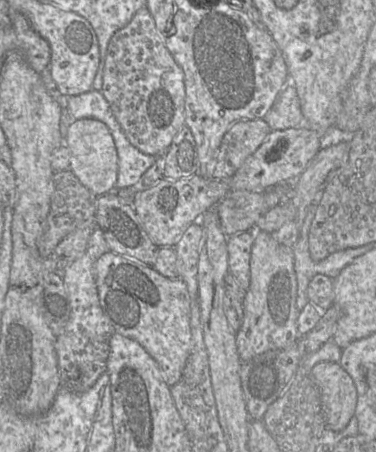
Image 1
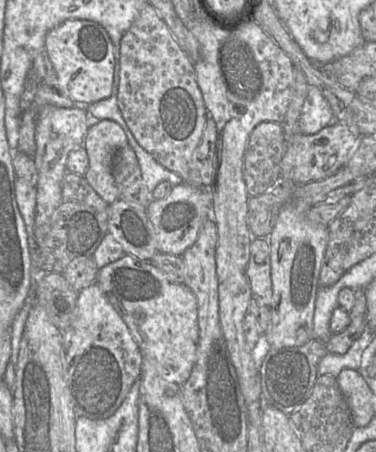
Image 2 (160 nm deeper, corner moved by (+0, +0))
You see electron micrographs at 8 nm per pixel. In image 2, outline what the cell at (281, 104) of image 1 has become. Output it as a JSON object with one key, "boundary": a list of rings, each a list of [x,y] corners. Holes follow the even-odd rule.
{"boundary":[[[308,86],[301,114],[298,121],[298,132],[315,134],[322,128],[338,123],[327,100],[320,90]]]}

